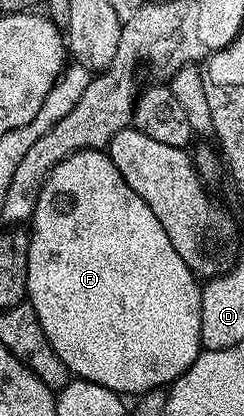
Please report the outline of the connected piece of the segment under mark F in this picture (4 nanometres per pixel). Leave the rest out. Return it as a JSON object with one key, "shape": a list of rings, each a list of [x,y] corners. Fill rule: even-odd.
{"shape":[[[104,149],[78,150],[64,159],[50,173],[38,196],[38,204],[31,219],[29,236],[29,259],[27,260],[27,288],[25,293],[28,302],[35,308],[35,316],[39,316],[39,324],[51,340],[51,348],[59,352],[59,360],[67,364],[70,375],[85,378],[95,384],[103,384],[103,388],[113,390],[122,396],[140,396],[148,390],[159,390],[168,387],[176,378],[183,376],[187,368],[202,352],[200,336],[200,302],[202,287],[199,279],[187,264],[183,264],[183,256],[175,252],[175,244],[167,240],[167,232],[163,232],[163,224],[151,208],[136,192],[119,176],[119,168],[110,160]]]}

